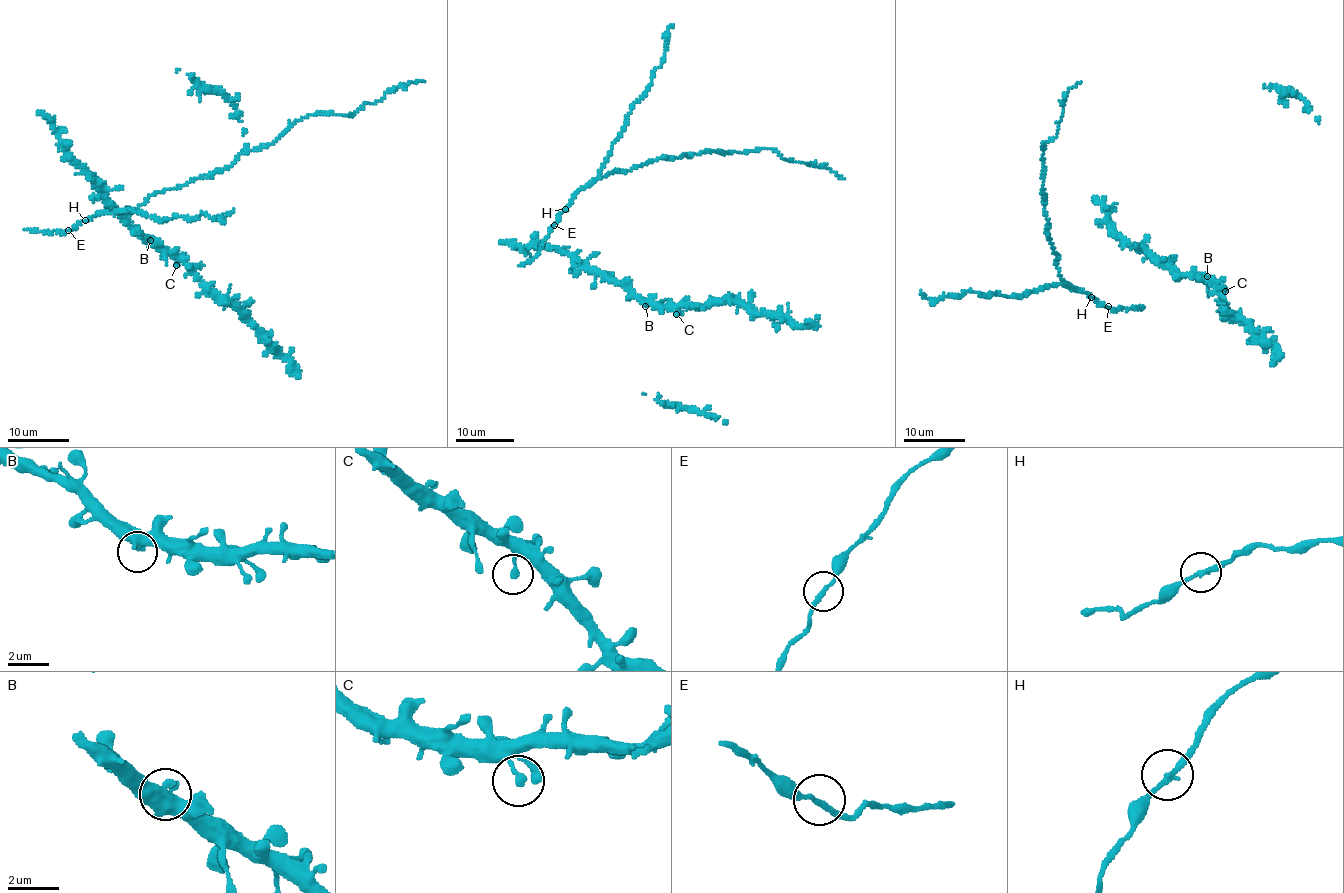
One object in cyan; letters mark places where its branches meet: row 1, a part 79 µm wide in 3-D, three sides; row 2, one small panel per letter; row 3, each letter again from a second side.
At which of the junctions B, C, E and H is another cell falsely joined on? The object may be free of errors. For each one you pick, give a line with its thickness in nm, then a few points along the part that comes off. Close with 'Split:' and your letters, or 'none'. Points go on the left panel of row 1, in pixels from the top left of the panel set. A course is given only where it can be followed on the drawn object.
Split: none

